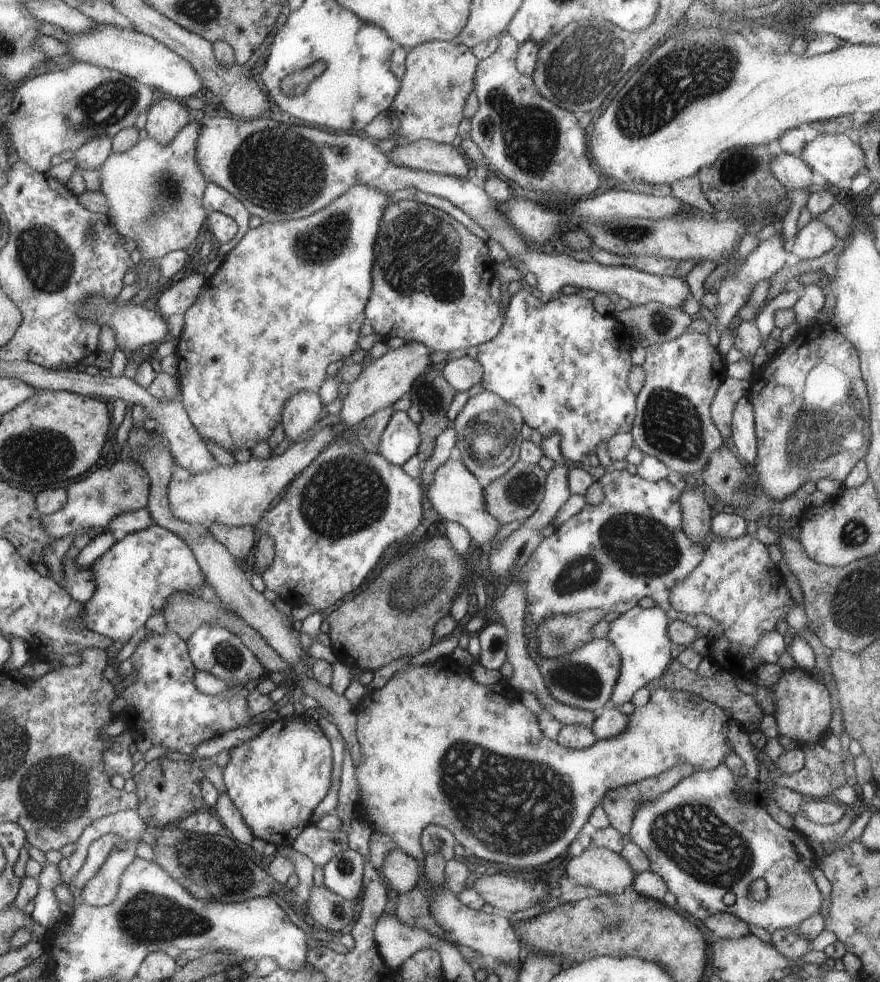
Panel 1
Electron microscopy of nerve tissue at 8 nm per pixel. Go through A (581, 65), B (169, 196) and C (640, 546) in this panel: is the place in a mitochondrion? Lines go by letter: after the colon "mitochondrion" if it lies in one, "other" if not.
A: mitochondrion
B: mitochondrion
C: mitochondrion

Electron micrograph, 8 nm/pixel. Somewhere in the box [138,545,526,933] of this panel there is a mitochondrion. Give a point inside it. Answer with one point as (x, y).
(194, 860)

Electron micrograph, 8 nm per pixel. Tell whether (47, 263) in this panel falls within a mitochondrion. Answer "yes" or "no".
yes

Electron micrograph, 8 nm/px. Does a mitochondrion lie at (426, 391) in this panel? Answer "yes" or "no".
yes

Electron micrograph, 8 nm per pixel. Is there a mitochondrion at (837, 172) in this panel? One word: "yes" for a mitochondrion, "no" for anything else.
no

